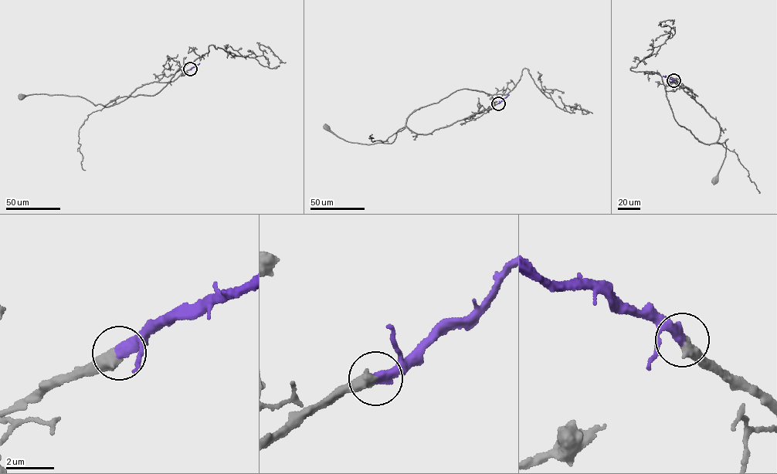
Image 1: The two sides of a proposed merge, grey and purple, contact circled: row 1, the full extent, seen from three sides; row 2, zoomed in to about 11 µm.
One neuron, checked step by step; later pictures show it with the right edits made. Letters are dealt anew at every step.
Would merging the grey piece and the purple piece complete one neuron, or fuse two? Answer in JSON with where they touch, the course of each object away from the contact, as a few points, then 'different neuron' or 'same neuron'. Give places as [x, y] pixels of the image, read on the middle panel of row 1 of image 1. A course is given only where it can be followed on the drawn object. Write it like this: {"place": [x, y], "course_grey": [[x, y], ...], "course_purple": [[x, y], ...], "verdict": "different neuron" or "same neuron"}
{"place": [498, 103], "course_grey": [[498, 103], [427, 133], [412, 132], [405, 126], [397, 131], [391, 143], [366, 144], [346, 141], [327, 127]], "course_purple": [[498, 103], [509, 95]], "verdict": "same neuron"}

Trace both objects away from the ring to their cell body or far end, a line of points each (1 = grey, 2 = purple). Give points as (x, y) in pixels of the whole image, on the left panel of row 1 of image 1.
1: (190, 69), (171, 81), (153, 82), (137, 88), (125, 99), (106, 106), (77, 96), (35, 94), (22, 96)
2: (190, 69), (199, 63)

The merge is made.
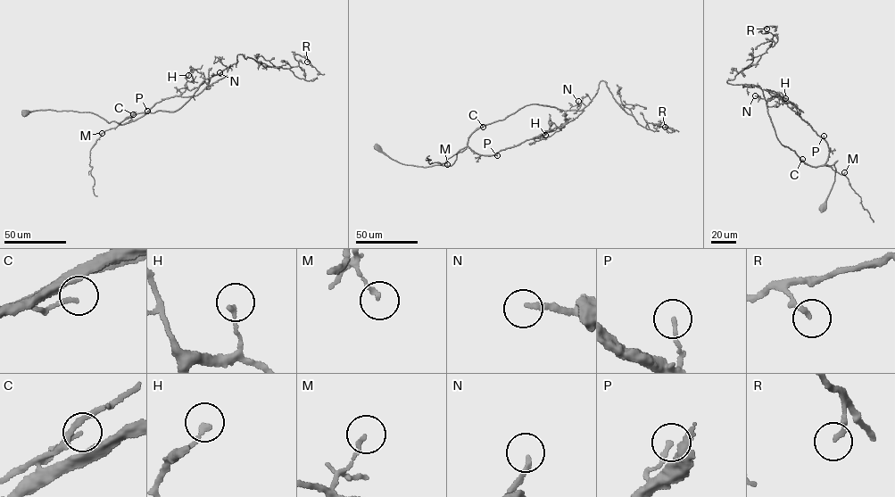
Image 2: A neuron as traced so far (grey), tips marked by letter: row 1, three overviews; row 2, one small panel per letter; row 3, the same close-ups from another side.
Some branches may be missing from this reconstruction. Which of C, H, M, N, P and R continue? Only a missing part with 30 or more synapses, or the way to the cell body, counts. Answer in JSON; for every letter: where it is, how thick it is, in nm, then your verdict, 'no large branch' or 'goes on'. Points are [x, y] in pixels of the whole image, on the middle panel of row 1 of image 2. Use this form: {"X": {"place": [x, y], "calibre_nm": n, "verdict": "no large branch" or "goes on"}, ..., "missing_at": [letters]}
{"C": {"place": [483, 127], "calibre_nm": 140, "verdict": "no large branch"}, "H": {"place": [545, 135], "calibre_nm": 170, "verdict": "no large branch"}, "M": {"place": [447, 164], "calibre_nm": 140, "verdict": "no large branch"}, "N": {"place": [578, 101], "calibre_nm": 180, "verdict": "goes on"}, "P": {"place": [497, 155], "calibre_nm": 150, "verdict": "no large branch"}, "R": {"place": [665, 127], "calibre_nm": 180, "verdict": "no large branch"}, "missing_at": ["N"]}

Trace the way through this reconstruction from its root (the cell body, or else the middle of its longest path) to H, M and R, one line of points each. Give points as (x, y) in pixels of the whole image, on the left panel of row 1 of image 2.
H: (26, 113), (89, 111), (122, 124), (144, 116), (156, 103), (179, 95), (188, 75)
M: (26, 113), (48, 109), (89, 111), (109, 122), (115, 121), (119, 124), (102, 133)
R: (26, 113), (89, 111), (119, 124), (178, 110), (237, 54), (277, 68), (298, 66), (296, 54), (307, 62)

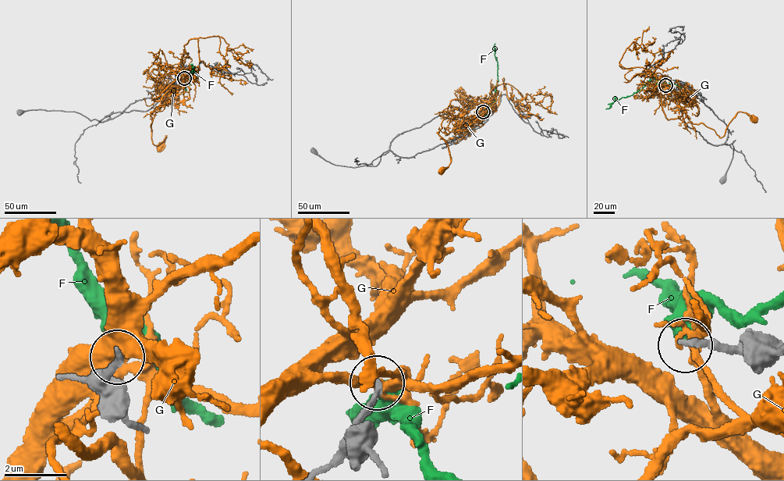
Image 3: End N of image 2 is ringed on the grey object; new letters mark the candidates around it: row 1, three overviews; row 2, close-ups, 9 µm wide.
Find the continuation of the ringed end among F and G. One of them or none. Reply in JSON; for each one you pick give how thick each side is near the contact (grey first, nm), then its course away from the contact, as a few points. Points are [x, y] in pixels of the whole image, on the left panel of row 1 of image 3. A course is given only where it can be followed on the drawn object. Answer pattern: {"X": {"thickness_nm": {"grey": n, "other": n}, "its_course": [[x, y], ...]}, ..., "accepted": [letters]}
{"accepted": []}

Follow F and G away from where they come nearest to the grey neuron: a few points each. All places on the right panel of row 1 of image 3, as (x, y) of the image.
F: (666, 85), (652, 75), (641, 89), (615, 101), (605, 109)
G: (666, 85), (693, 123), (703, 123), (719, 137), (723, 136), (728, 125), (739, 112), (744, 112), (754, 119)

